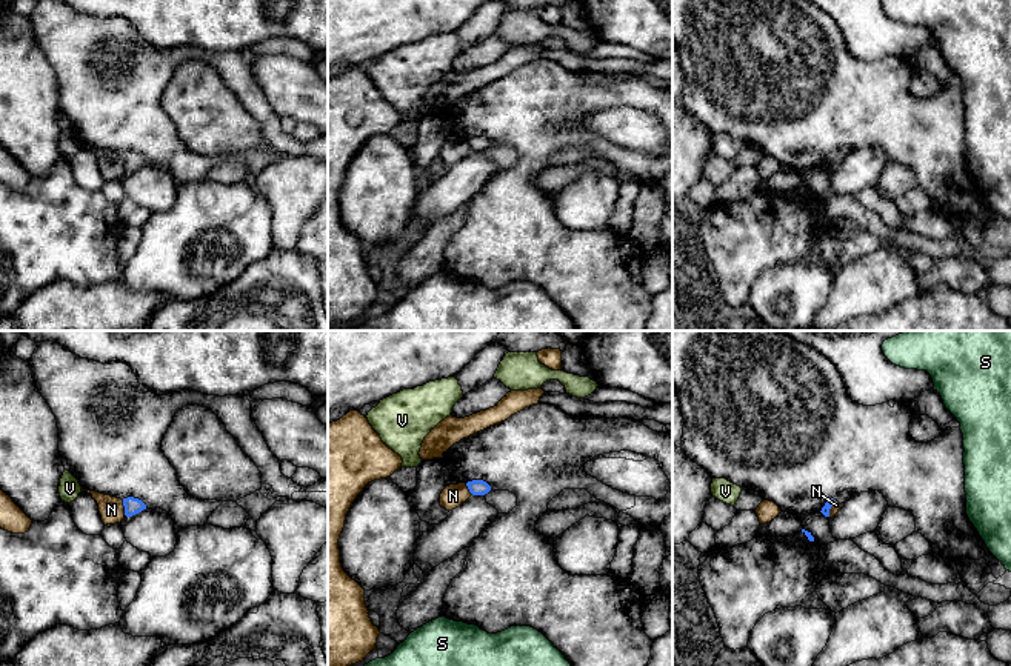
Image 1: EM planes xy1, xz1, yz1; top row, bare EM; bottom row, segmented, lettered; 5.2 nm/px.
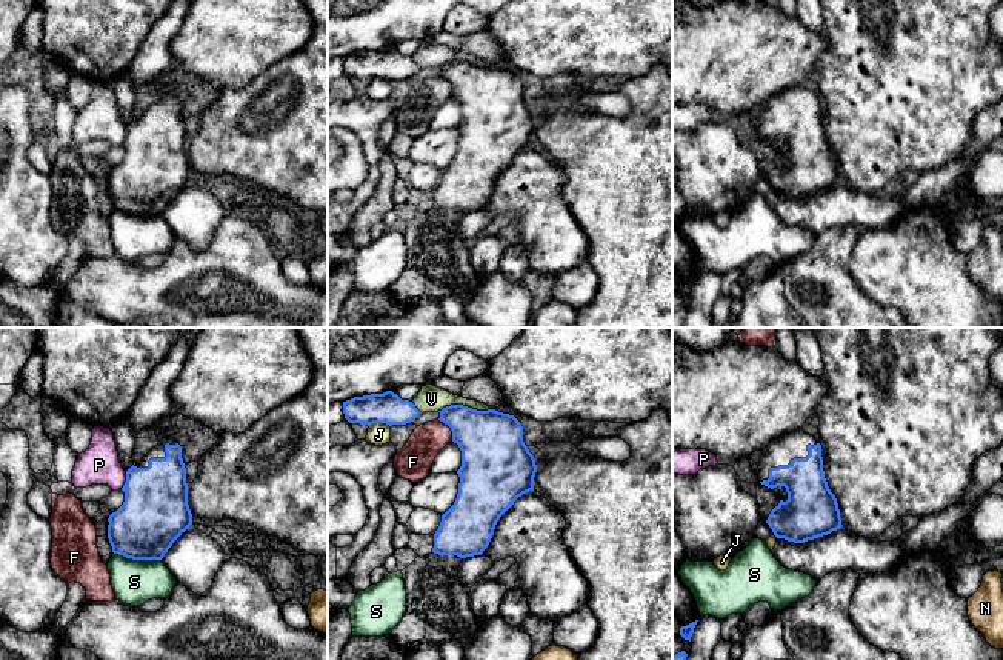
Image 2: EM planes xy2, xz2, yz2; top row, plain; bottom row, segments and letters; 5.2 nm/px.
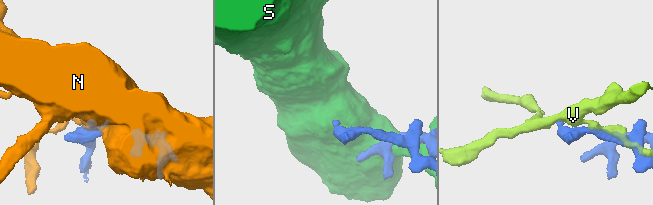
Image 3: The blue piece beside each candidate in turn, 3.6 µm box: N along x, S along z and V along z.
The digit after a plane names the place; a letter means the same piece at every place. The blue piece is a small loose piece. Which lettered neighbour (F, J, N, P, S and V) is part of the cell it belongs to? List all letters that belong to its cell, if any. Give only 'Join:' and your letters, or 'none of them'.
Join: none of them

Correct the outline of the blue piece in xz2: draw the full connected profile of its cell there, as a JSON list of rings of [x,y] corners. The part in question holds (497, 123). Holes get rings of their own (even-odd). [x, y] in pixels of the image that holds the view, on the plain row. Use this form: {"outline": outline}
{"outline": [[[451,60],[440,68],[440,77],[452,86],[452,97],[462,106],[458,149],[442,171],[434,189],[432,208],[460,214],[482,211],[497,177],[523,149],[535,145],[566,175],[565,200],[586,234],[591,249],[588,262],[598,277],[594,300],[577,312],[574,328],[672,328],[672,74],[666,65],[648,74],[625,78],[615,89],[631,102],[631,112],[611,117],[581,109],[572,98],[552,97],[532,111],[523,97],[521,78],[495,65],[477,66]]]}

